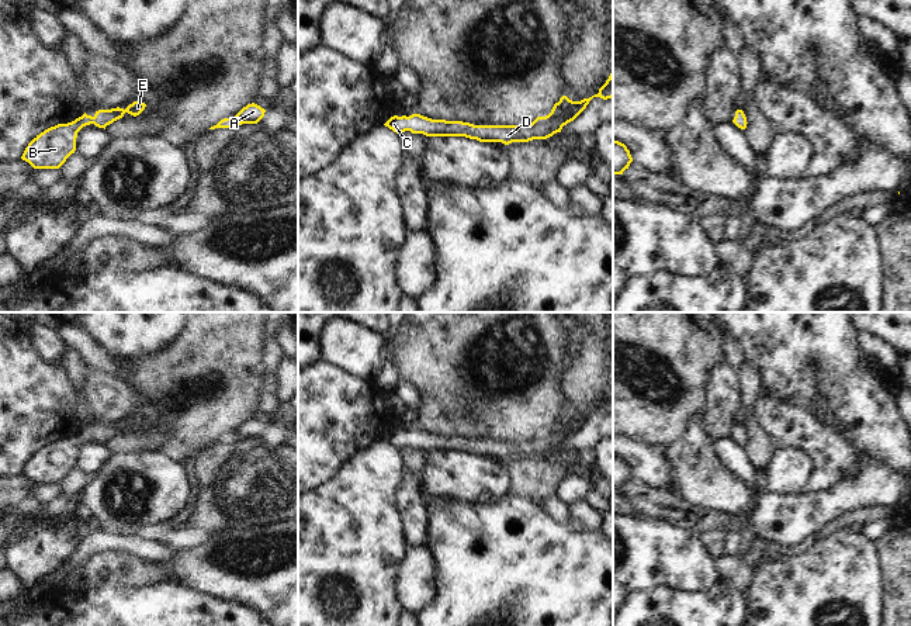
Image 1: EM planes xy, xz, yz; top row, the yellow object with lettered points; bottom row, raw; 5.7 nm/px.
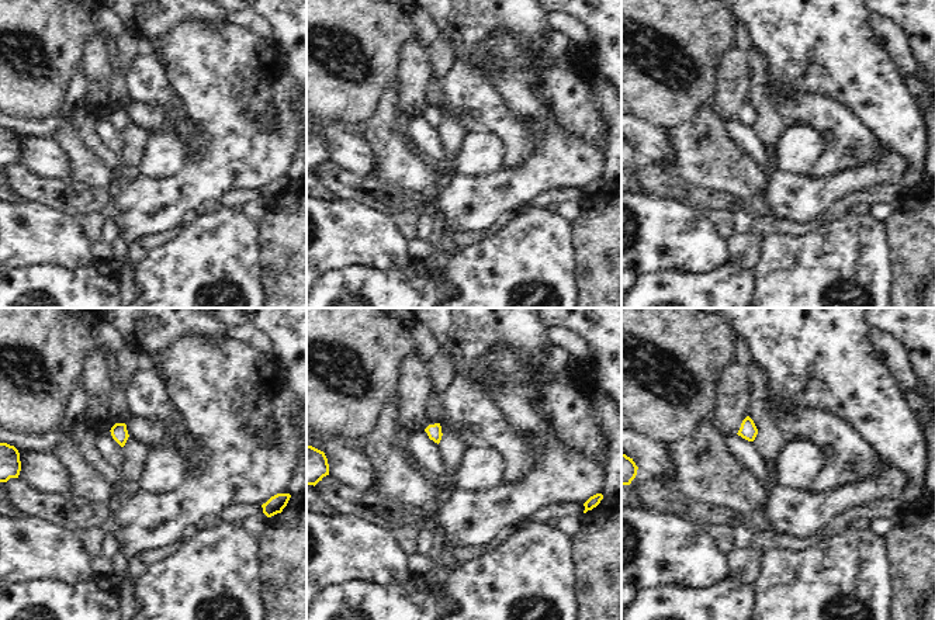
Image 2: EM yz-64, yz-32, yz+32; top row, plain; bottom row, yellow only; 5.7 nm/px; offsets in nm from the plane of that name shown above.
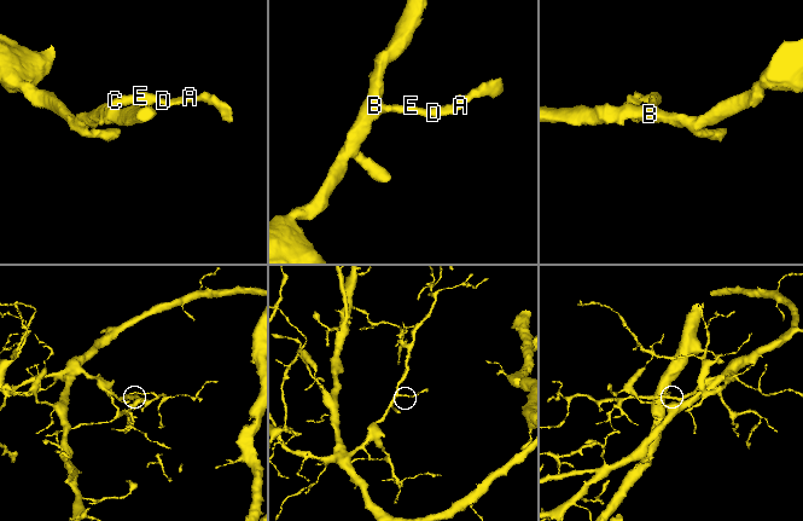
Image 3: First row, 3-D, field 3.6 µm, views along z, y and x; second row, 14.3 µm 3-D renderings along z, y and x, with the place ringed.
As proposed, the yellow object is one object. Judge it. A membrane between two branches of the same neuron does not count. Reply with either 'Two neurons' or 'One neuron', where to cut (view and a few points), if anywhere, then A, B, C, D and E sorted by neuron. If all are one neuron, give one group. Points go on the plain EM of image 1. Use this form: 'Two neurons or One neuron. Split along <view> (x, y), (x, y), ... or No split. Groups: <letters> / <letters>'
One neuron. No split. Groups: A B C D E

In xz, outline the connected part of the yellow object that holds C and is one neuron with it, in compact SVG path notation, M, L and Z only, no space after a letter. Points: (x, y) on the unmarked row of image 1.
M613 387L597 409L581 416L572 416L562 411L548 430L537 432L531 439L526 440L474 440L463 436L432 435L420 429L409 432L394 430L384 440L396 449L411 446L412 449L423 449L426 452L465 452L479 457L502 457L509 460L512 457L547 454L561 447L562 442L574 436L593 412L603 415L613 412Z

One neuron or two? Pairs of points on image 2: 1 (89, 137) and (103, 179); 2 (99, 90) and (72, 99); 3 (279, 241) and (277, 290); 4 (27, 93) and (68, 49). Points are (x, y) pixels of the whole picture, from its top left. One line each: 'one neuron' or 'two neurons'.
1: two neurons
2: two neurons
3: one neuron
4: one neuron

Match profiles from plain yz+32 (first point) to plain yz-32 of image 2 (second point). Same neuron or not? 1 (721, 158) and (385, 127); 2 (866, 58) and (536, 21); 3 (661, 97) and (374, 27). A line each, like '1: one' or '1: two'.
1: one
2: one
3: one

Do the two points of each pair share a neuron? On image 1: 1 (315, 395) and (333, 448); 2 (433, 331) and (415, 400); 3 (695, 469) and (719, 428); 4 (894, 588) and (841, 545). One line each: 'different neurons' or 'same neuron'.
1: same neuron
2: different neurons
3: different neurons
4: different neurons

